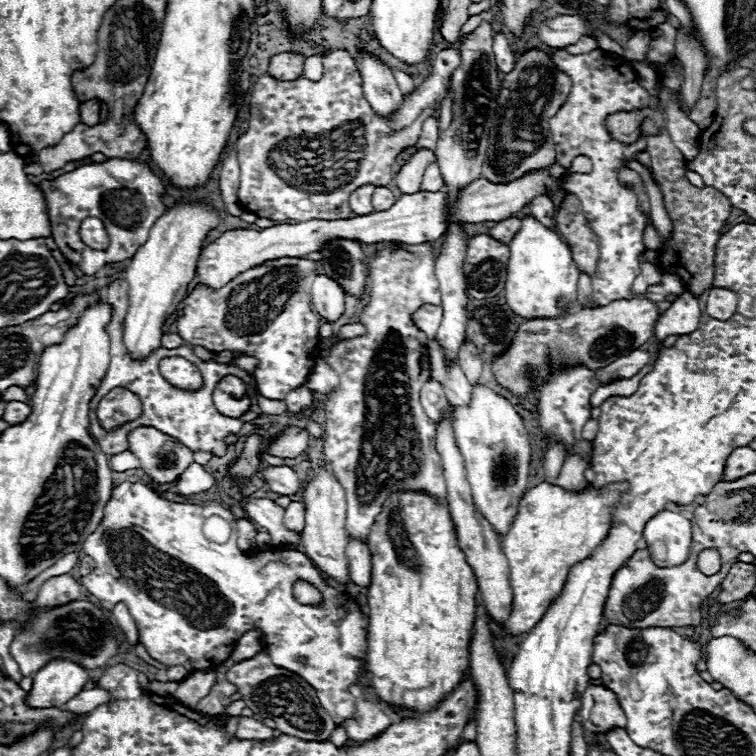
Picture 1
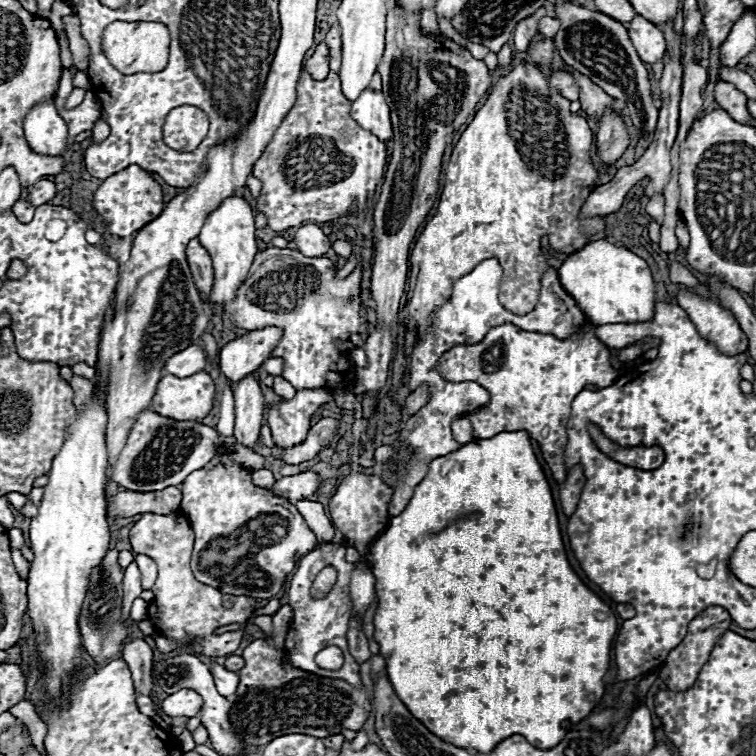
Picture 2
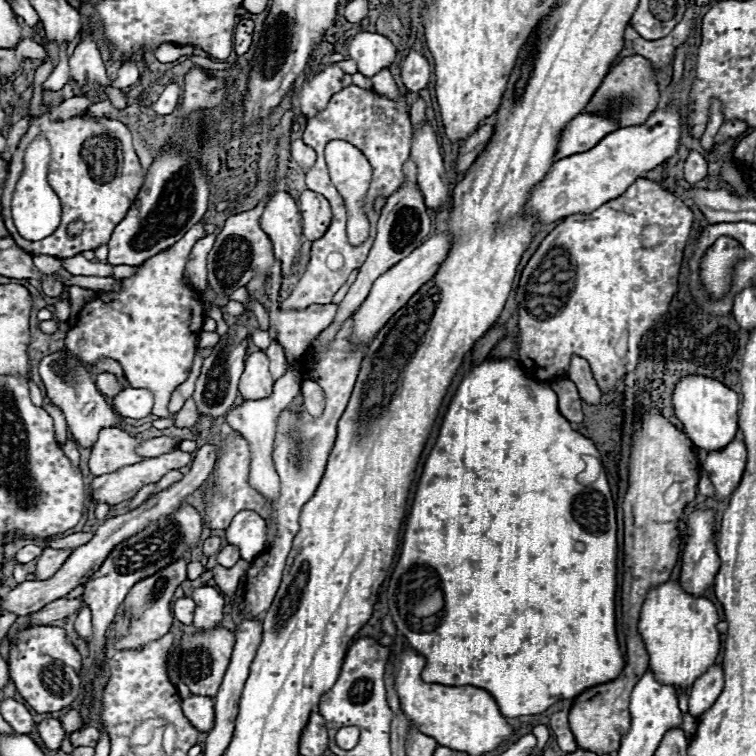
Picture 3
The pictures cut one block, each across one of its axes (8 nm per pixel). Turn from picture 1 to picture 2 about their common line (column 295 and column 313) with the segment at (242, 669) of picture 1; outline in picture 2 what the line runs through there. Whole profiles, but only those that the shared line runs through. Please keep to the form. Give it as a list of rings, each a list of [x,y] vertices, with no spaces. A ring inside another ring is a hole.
[[[258,638],[244,650],[246,666],[238,672],[240,684],[236,698],[232,702],[230,710],[230,722],[236,734],[244,738],[246,744],[268,744],[272,738],[278,738],[280,734],[308,734],[316,738],[326,738],[332,734],[340,734],[340,730],[360,730],[362,724],[368,718],[370,712],[370,700],[364,686],[356,688],[344,680],[336,678],[324,678],[300,668],[294,668],[288,662],[288,654],[284,650],[276,650],[272,638]]]

